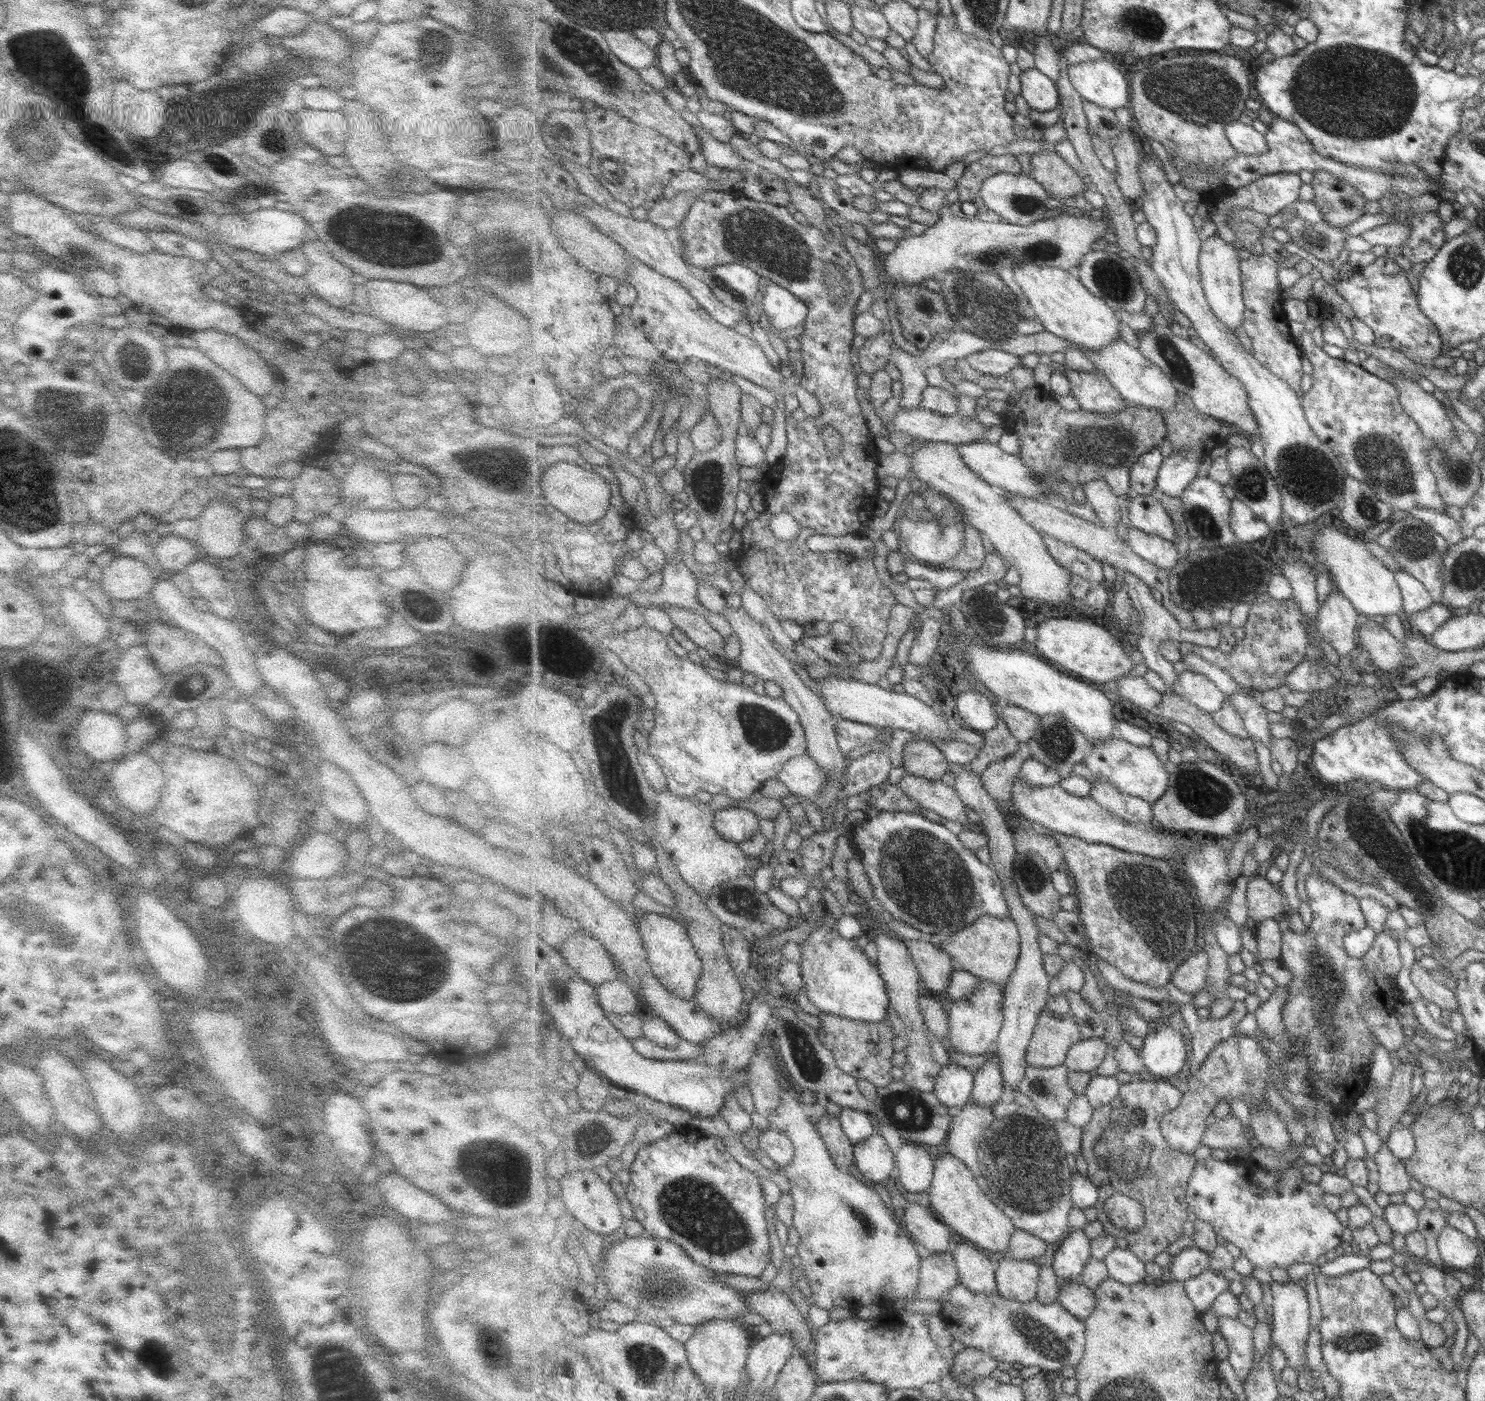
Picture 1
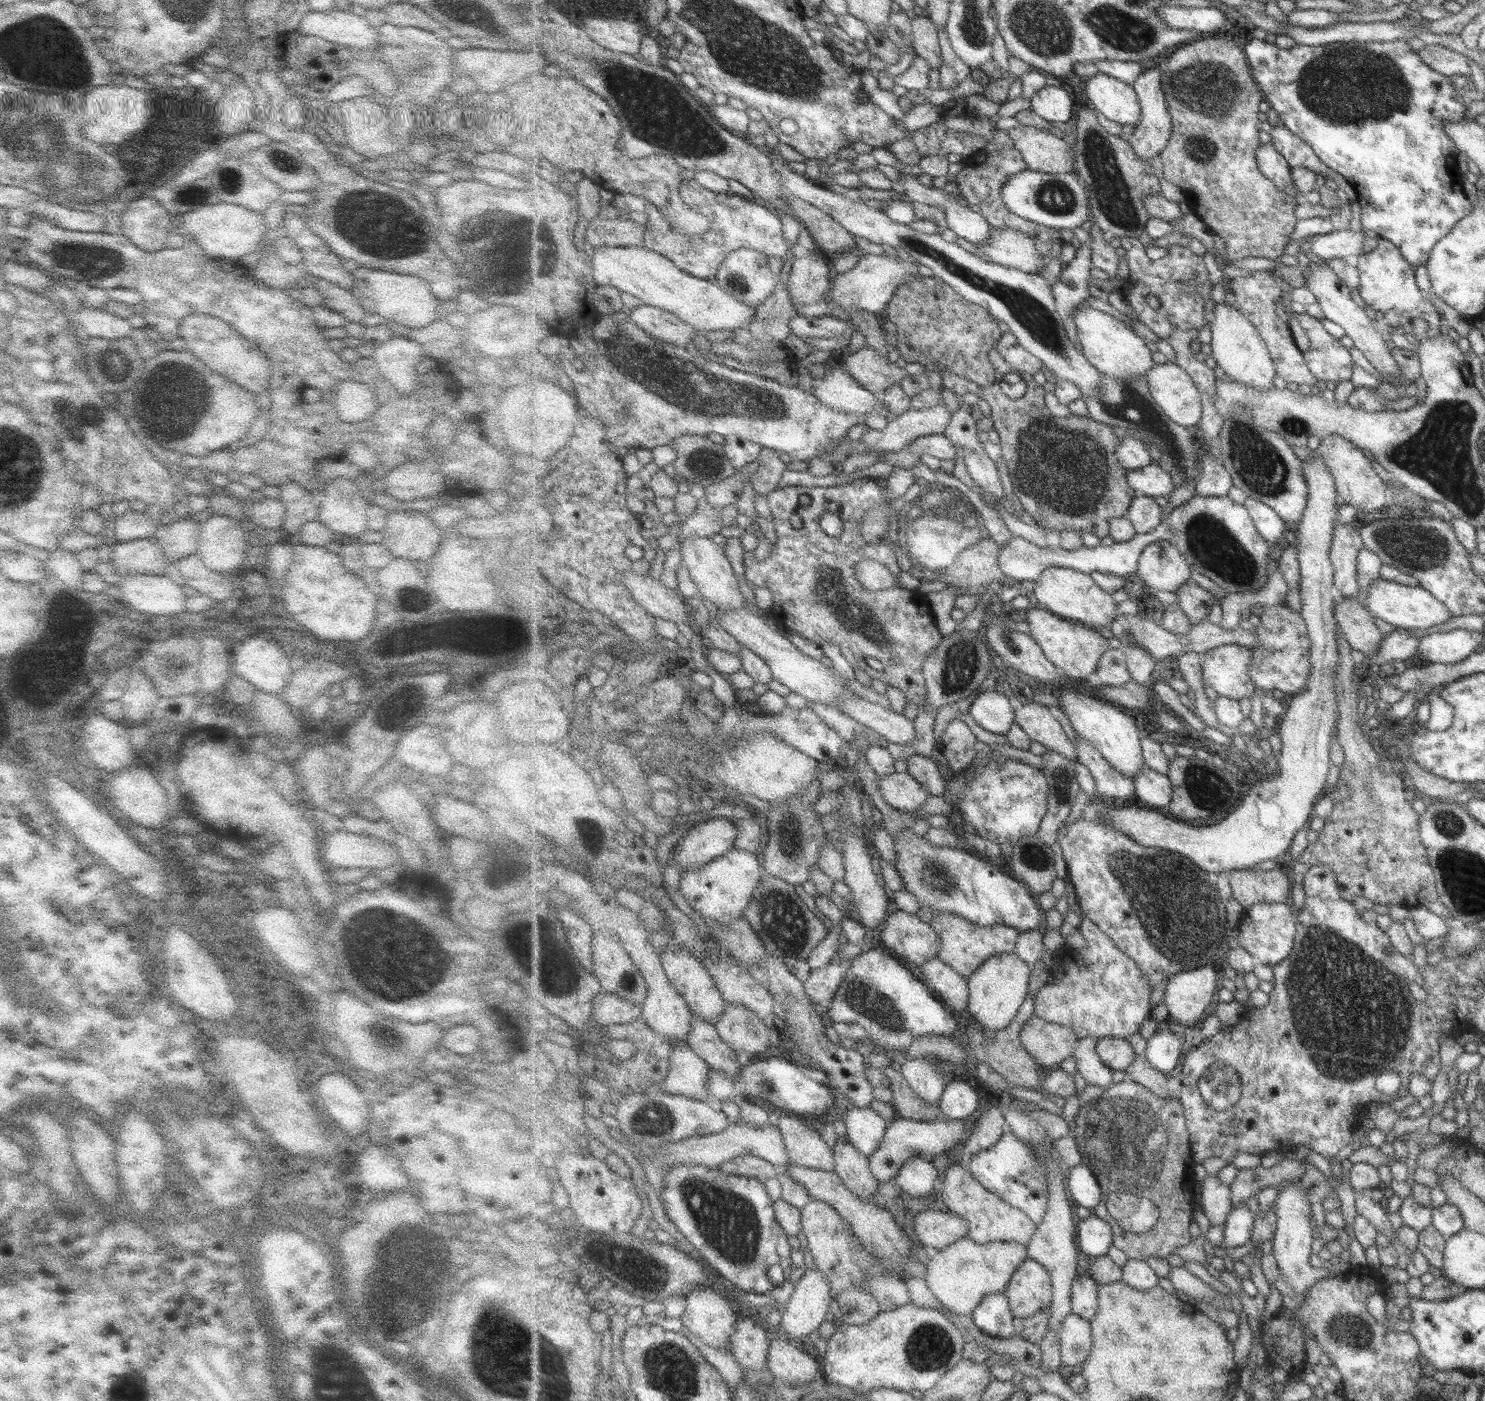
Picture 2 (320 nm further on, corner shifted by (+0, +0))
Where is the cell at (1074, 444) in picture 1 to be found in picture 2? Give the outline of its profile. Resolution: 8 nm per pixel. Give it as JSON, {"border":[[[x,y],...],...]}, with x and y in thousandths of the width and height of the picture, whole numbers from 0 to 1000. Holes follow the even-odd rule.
{"border":[[[669,250],[666,255],[671,266],[670,275],[661,276],[644,267],[634,266],[636,277],[645,283],[651,280],[657,281],[666,288],[669,306],[673,311],[675,328],[680,338],[684,356],[695,372],[698,371],[698,374],[706,380],[722,378],[727,382],[728,380],[735,380],[740,385],[745,384],[748,380],[748,371],[758,369],[761,364],[762,357],[766,354],[764,350],[762,349],[761,344],[759,343],[759,335],[753,329],[752,320],[755,313],[749,310],[749,305],[735,300],[733,297],[711,298],[707,296],[704,291],[704,278],[692,266],[688,267],[691,273],[690,283],[684,286],[677,283],[672,274],[678,263],[674,252],[675,251]]]}

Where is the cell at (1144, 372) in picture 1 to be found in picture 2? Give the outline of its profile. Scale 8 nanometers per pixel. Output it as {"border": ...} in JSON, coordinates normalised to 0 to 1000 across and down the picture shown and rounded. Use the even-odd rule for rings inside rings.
{"border":[[[792,259],[778,260],[771,268],[775,283],[791,303],[805,306],[811,290],[803,270]]]}

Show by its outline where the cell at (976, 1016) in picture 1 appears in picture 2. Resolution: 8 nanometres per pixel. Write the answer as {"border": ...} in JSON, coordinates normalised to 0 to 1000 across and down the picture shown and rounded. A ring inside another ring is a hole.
{"border":[[[675,681],[669,682],[652,697],[653,713],[651,722],[660,731],[662,735],[670,737],[678,734],[681,729],[686,724],[689,716],[692,715],[693,698],[695,691],[688,685],[685,681]]]}

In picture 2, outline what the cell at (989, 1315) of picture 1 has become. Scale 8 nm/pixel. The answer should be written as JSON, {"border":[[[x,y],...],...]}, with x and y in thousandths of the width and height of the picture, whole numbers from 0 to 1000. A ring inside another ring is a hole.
{"border":[[[721,938],[713,947],[713,958],[716,975],[723,976],[731,973],[737,961],[734,943]]]}

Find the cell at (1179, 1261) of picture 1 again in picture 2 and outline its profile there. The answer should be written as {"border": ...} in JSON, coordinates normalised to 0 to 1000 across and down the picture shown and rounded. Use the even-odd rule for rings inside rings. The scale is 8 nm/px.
{"border":[[[831,859],[830,864],[828,865],[824,872],[823,887],[824,890],[833,891],[842,887],[846,869],[846,867],[844,867],[838,859]]]}

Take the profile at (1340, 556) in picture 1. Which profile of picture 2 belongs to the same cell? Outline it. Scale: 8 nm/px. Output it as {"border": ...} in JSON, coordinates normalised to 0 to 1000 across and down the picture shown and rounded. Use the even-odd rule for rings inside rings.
{"border":[[[928,413],[923,418],[922,425],[918,429],[926,441],[939,448],[949,450],[957,450],[957,448],[962,450],[964,448],[974,444],[978,440],[973,433],[966,428],[966,426],[957,418],[950,418]]]}

